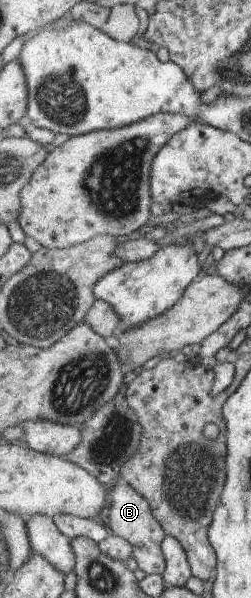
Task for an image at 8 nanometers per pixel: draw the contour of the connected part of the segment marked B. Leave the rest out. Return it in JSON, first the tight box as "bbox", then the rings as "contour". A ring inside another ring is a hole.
{"bbox":[108,481,167,575],"contour":[[[120,481],[111,489],[108,508],[109,527],[117,536],[122,536],[133,545],[133,558],[146,575],[167,571],[167,561],[163,552],[163,543],[167,539],[167,530],[158,521],[151,503],[132,484]]]}

